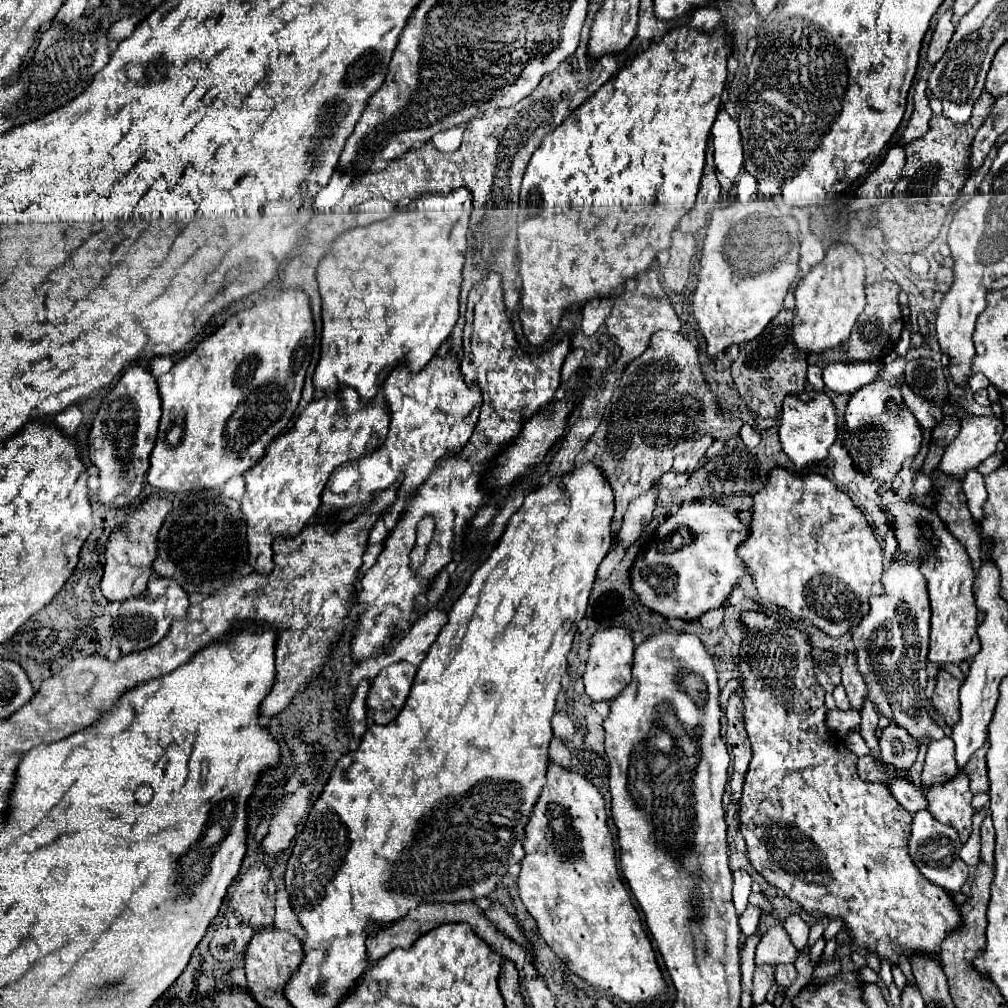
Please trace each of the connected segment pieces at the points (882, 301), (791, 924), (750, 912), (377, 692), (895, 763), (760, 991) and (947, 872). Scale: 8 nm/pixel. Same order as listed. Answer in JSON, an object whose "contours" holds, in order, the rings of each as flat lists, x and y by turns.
{"contours":[[[876,281,872,285,866,285,866,301,868,303,852,329,852,337,844,345,840,345,838,349,822,353,820,357,808,357,808,363,826,367,828,363,834,363,834,361,844,361,844,363,850,361,852,363,852,361,880,361,880,359,884,359,896,347,902,327,904,327,900,303,898,303,898,293,900,293,900,285,896,281]],[[790,913,790,915,784,919,782,925,784,925,784,929,788,931,792,945,794,945,798,951,804,949,804,947,806,947,806,941,808,941,808,931,810,931,810,927,806,925,806,921,804,921,798,913]],[[748,905,744,915,740,917,740,929,744,935,754,935,758,931,758,923,760,923,760,915,762,915,762,909,760,907,754,907,754,905]],[[400,661,382,669,376,675,366,703,374,709,374,721,378,725,390,723,400,713,414,683,416,671,416,665]],[[892,723,882,731,880,749,882,749,882,761,902,773,906,773,914,765,918,755,918,745,908,735,908,731]],[[756,965,752,1001,756,1005,758,1003,764,1003,766,1001,766,993,770,991,772,985,774,985,774,967,770,967,770,965]],[[918,811,912,819,912,829,910,829,910,857,914,861,914,865,918,867,918,871,934,885,956,893,960,891,960,887,966,883,968,879,968,865,960,859,960,847,962,841,956,833,954,827,944,825,940,821,936,821,928,811]]]}

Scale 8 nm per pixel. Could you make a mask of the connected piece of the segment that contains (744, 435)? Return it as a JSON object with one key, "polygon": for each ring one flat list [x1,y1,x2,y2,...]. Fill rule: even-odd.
{"polygon":[[744,424,739,434,747,449,753,449,761,441,760,432,749,424]]}

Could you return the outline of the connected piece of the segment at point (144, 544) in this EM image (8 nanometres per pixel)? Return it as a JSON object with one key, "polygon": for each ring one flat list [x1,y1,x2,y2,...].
{"polygon":[[148,497,138,509,128,509,128,517,120,531,110,535,110,541,106,545,106,563,104,563,104,577,100,583,102,595,108,601,124,603,130,597,140,597,146,591,146,585,150,577,154,575,152,563,158,555,158,531,170,513,172,503,164,497]]}

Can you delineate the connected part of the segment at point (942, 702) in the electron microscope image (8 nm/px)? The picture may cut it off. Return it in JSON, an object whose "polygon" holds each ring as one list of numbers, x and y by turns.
{"polygon":[[938,667,936,673,936,691,934,691,934,707,942,713,946,725,954,727,956,721,960,719,960,703,958,703,958,689,960,681,952,677,948,671]]}

